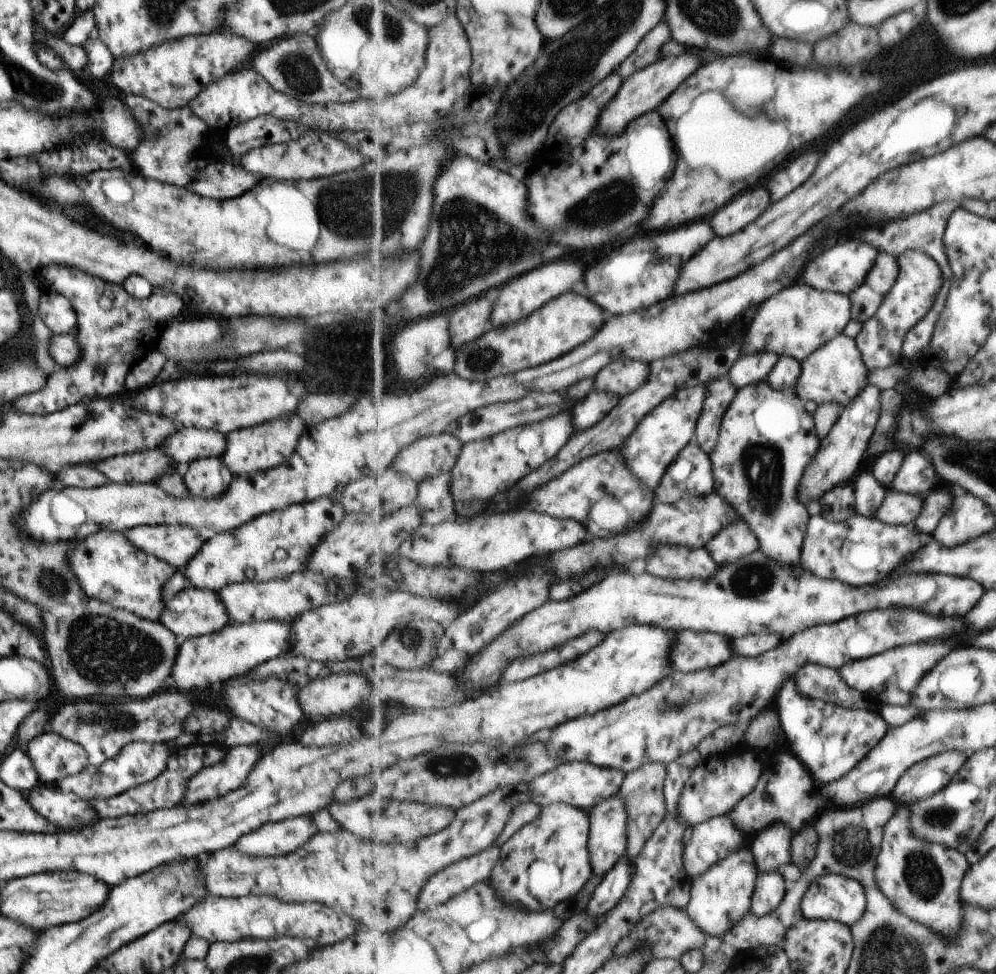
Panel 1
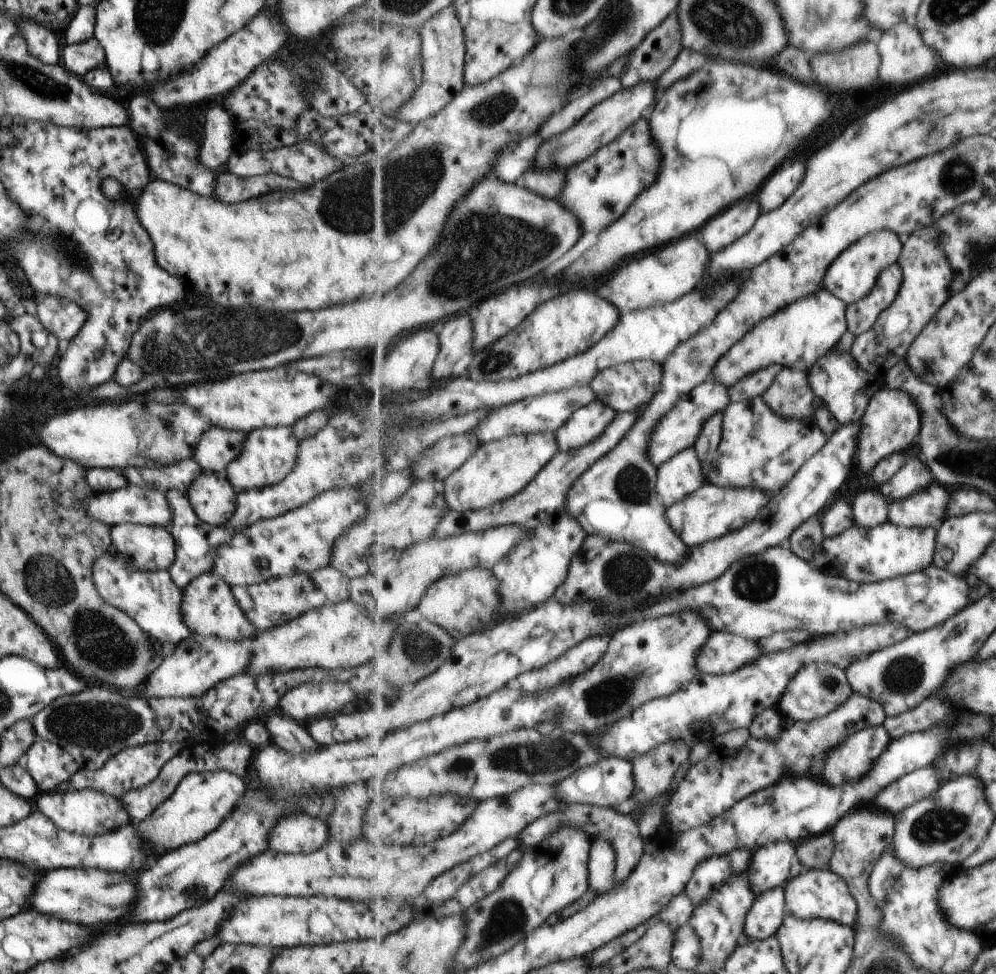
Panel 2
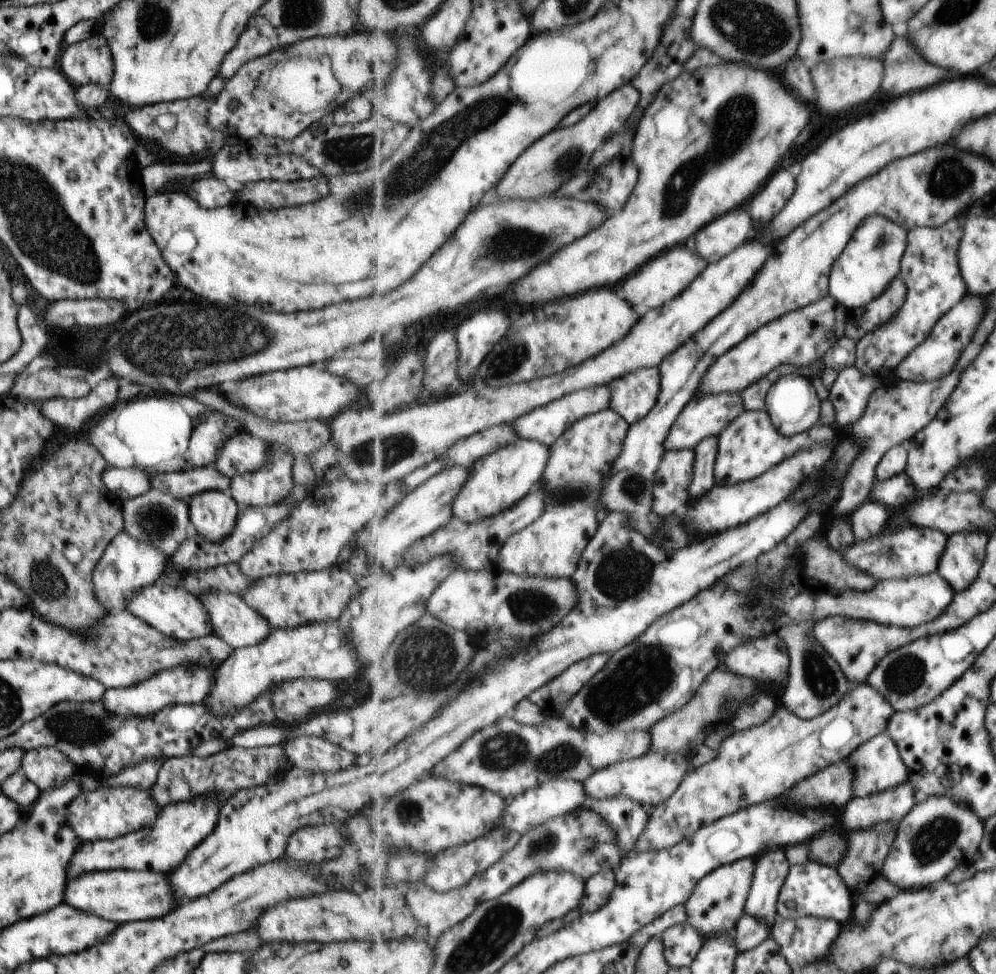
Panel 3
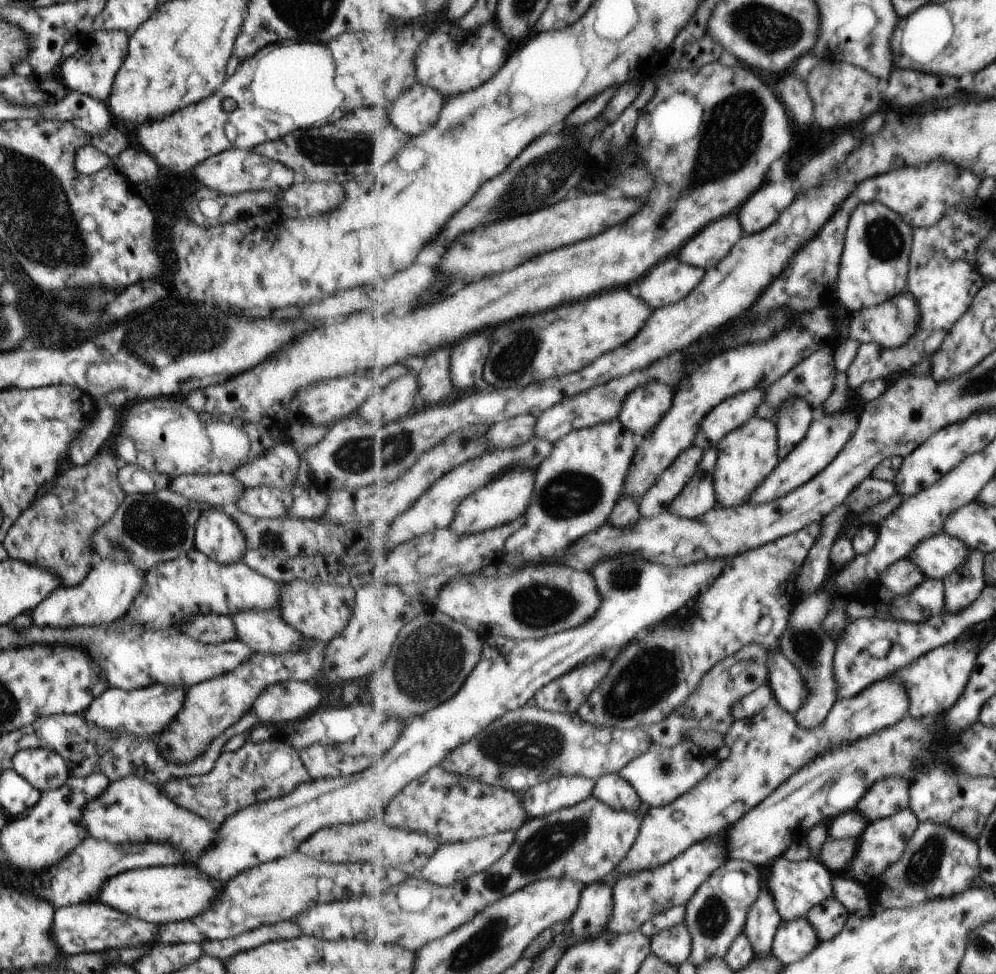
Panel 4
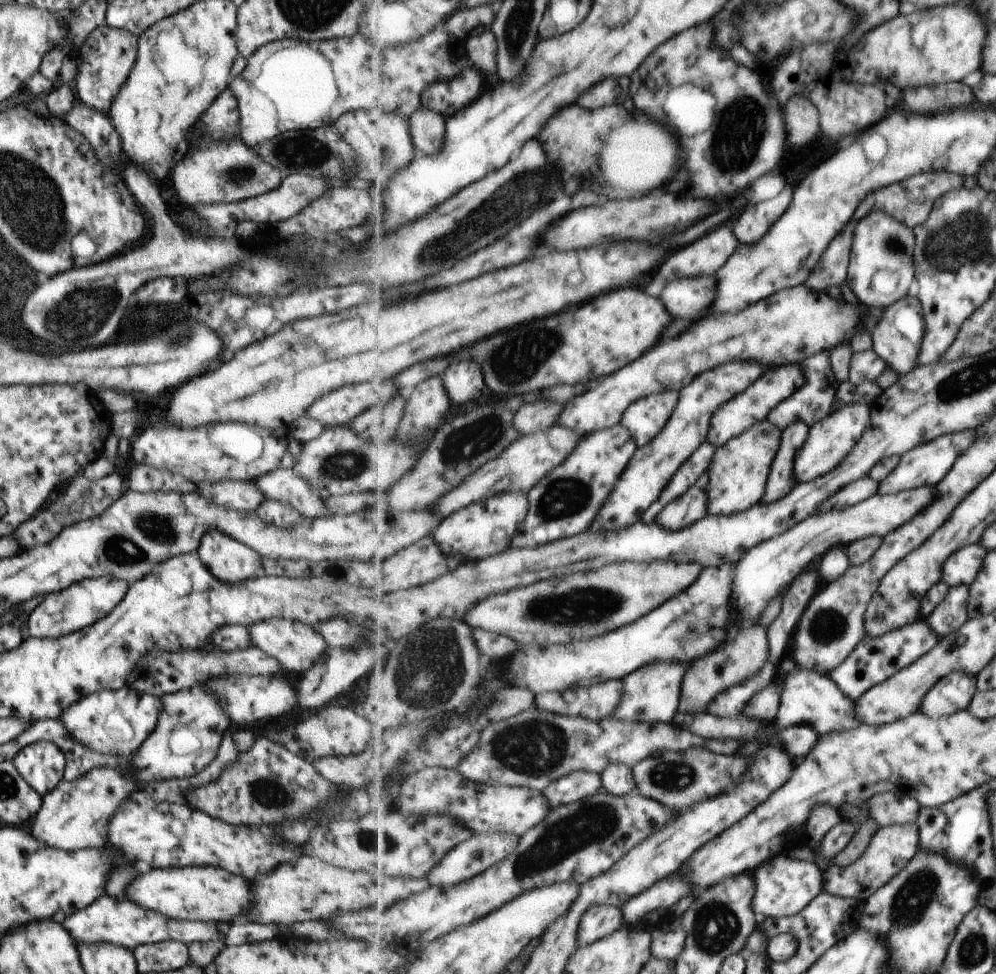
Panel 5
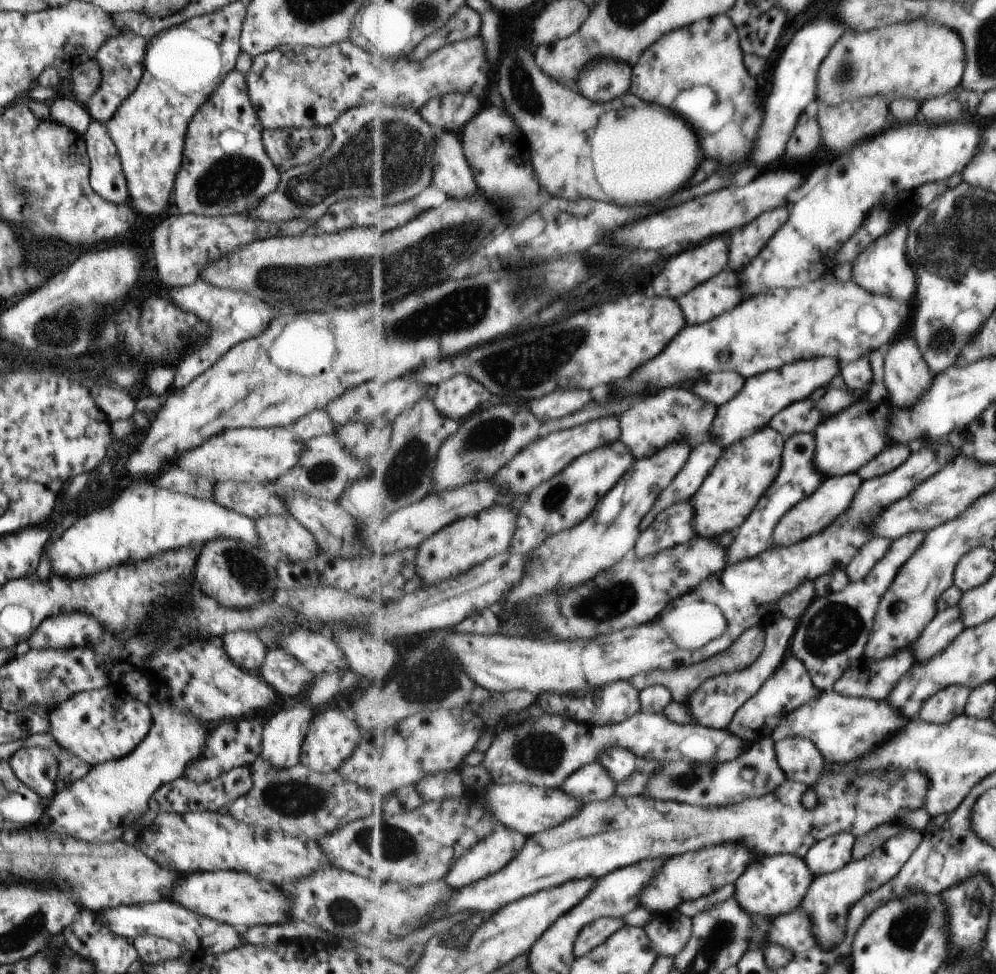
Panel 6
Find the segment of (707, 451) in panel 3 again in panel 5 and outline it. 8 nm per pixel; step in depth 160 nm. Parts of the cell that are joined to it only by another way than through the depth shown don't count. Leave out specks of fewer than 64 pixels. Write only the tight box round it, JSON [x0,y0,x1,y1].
[656,472,708,531]

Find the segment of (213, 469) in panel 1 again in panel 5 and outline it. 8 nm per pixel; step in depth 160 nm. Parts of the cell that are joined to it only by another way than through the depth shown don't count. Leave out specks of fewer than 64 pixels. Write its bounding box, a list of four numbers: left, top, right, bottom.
[196,531,261,583]

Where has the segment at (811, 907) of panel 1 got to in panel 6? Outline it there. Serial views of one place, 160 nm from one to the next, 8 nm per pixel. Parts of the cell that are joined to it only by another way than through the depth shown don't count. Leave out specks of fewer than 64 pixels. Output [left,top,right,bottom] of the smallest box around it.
[734,855,816,918]

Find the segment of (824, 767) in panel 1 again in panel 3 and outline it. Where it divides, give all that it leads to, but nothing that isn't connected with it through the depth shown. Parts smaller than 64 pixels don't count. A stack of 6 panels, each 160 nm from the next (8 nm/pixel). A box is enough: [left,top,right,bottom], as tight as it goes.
[851,732,910,797]

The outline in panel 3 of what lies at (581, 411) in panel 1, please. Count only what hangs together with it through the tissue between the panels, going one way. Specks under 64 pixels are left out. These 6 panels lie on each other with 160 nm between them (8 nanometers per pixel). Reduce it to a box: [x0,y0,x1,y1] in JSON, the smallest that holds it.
[497,408,630,578]

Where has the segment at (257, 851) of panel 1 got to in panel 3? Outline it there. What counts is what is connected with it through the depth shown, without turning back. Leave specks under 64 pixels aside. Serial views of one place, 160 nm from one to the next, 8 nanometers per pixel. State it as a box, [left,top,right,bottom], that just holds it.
[287,826,341,862]

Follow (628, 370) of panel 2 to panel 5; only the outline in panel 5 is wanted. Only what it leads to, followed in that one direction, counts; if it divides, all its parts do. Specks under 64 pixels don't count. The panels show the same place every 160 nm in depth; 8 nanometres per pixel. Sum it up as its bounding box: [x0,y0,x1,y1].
[621,389,680,448]

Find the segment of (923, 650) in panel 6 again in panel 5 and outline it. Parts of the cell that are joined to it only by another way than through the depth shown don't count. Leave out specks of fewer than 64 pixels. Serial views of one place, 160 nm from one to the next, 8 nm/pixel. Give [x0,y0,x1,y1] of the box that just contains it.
[927,585,971,638]

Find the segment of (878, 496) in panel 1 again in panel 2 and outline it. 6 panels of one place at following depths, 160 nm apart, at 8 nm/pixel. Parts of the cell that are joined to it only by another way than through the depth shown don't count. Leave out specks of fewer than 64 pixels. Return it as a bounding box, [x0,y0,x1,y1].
[852,490,891,528]

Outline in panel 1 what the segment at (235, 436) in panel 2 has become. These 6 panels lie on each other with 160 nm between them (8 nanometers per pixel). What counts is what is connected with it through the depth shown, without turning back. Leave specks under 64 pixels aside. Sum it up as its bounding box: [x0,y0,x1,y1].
[157,427,225,464]

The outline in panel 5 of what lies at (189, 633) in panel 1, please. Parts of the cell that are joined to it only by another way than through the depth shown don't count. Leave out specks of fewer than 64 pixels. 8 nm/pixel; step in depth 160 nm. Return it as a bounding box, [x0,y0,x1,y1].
[248,618,326,672]

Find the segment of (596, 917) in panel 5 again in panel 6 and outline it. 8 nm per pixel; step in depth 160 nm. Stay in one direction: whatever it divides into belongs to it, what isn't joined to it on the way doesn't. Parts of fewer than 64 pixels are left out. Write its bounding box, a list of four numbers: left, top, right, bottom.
[575,917,625,957]

